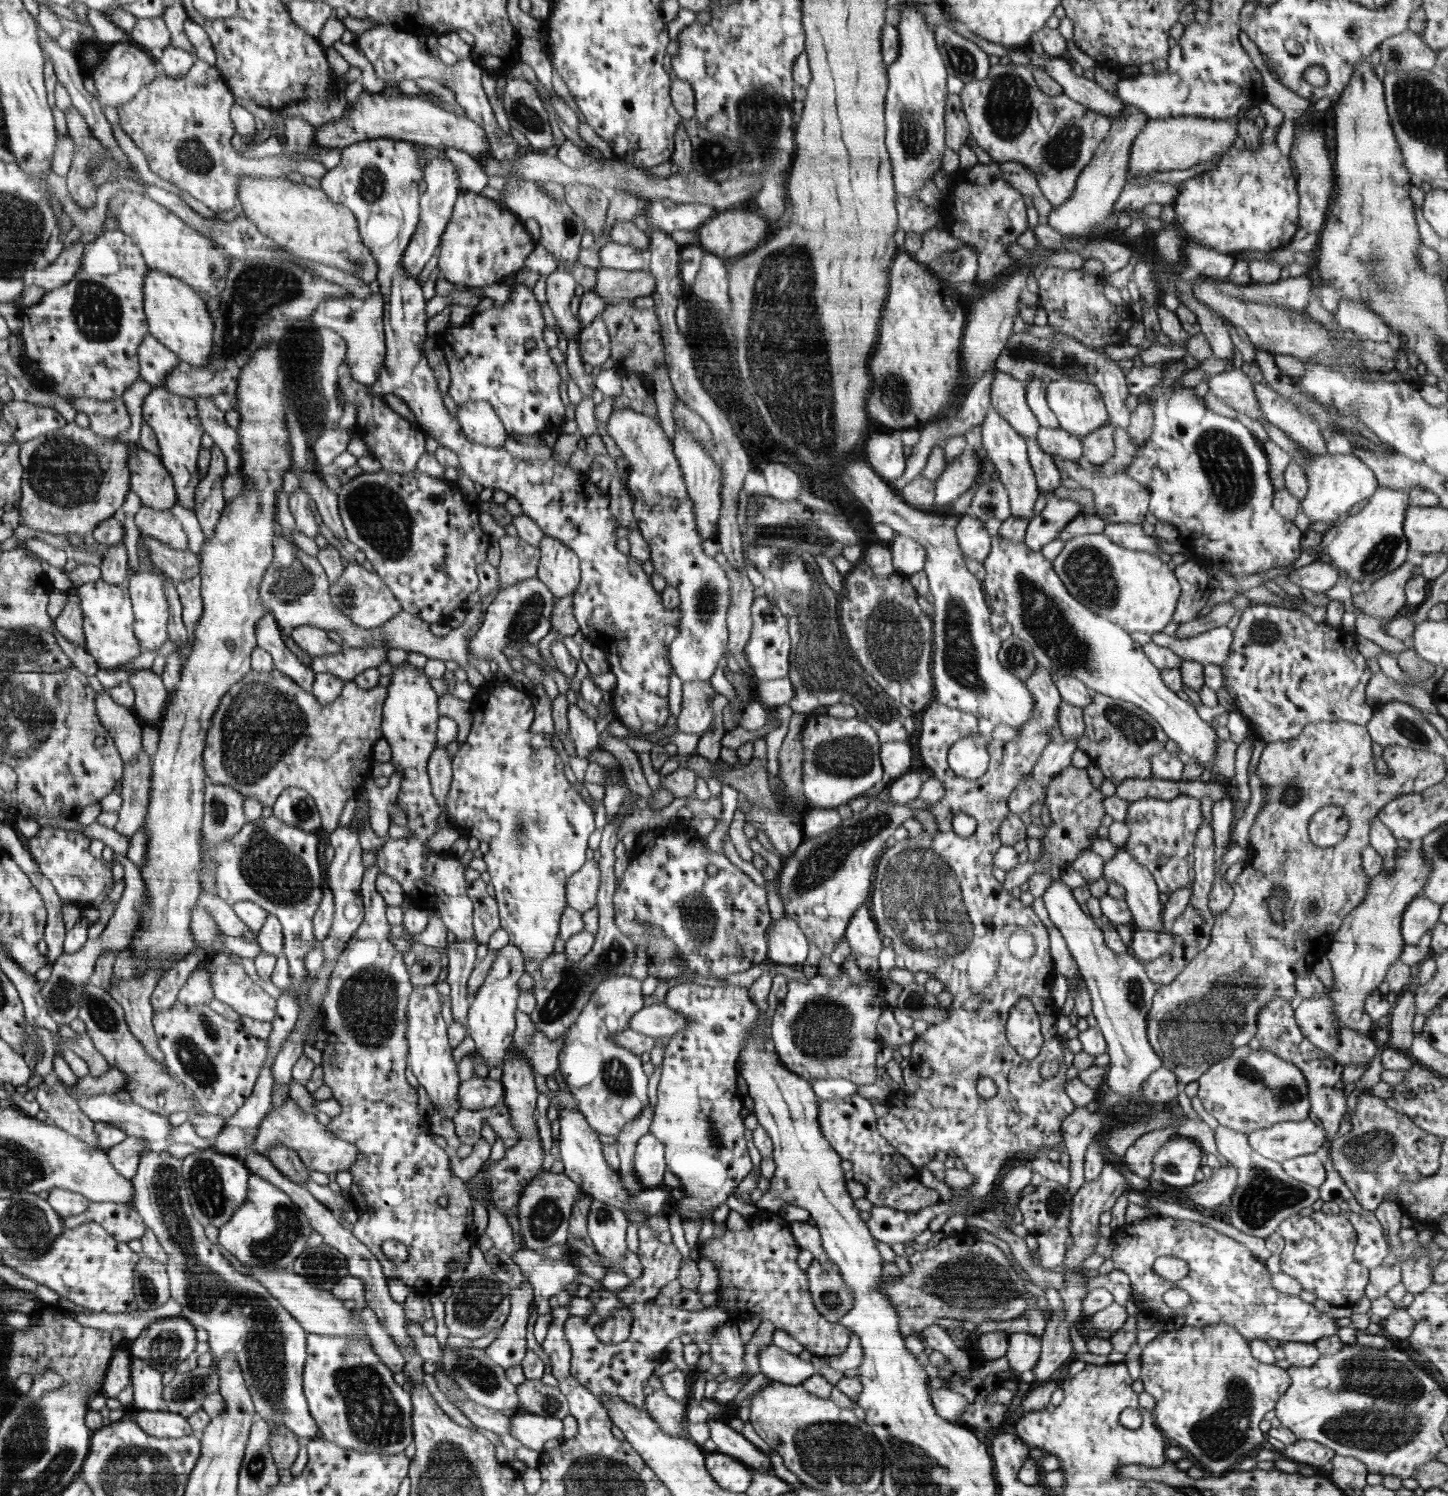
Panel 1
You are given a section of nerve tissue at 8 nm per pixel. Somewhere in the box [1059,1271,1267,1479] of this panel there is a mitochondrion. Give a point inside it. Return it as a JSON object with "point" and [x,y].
{"point":[1223,1431]}

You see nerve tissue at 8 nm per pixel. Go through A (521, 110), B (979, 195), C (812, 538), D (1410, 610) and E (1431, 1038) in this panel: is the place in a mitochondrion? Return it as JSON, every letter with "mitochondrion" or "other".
{"A":"mitochondrion","B":"other","C":"mitochondrion","D":"other","E":"other"}

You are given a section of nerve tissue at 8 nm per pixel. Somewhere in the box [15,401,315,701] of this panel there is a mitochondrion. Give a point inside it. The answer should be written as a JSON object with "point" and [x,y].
{"point":[67,474]}

